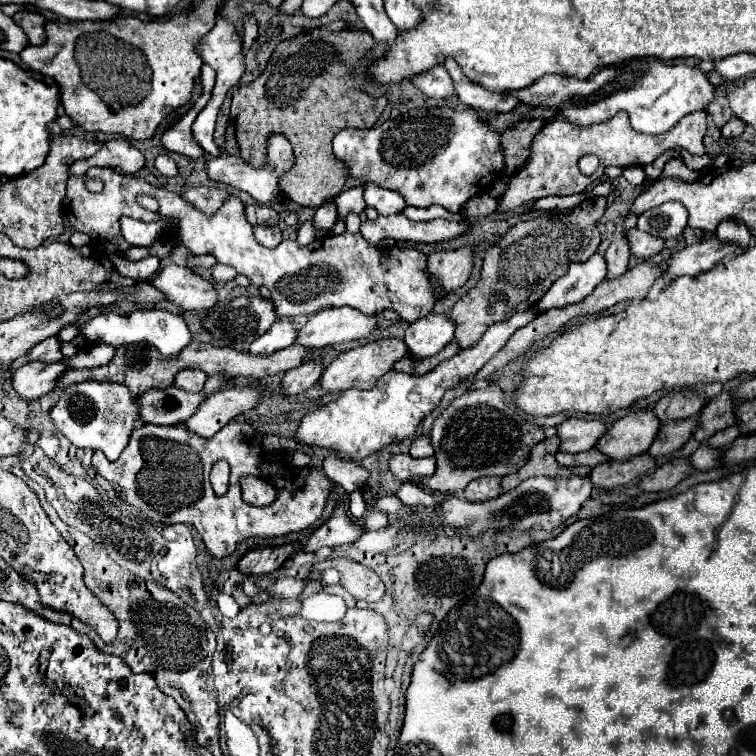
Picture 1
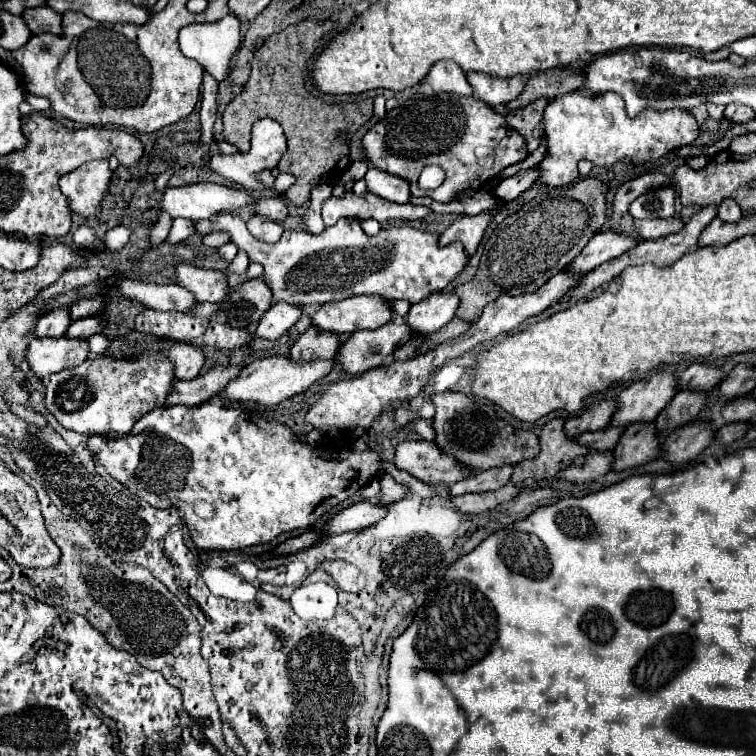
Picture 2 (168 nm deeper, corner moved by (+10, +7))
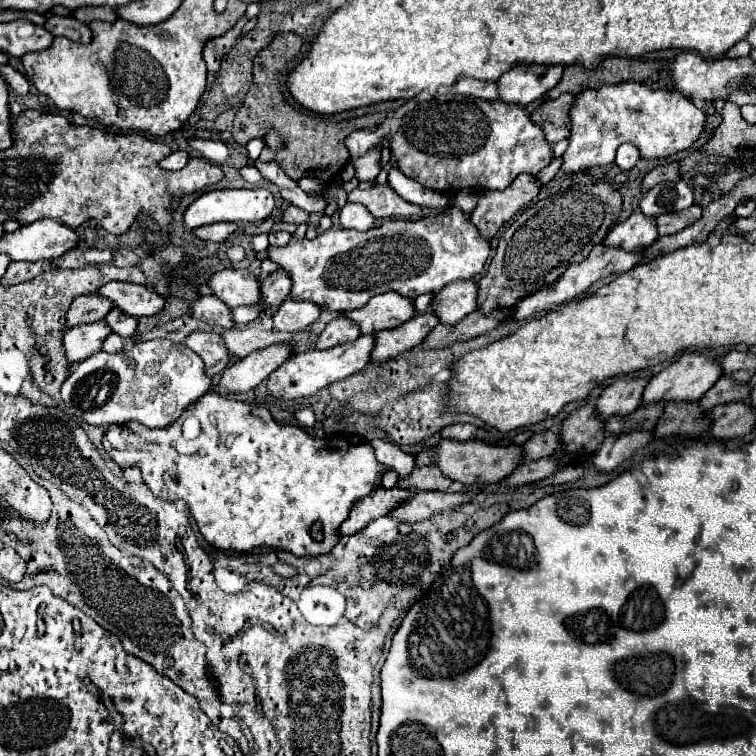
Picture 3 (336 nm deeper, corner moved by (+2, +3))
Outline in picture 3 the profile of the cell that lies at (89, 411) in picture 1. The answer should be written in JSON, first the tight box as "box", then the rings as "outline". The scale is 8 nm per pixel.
{"box":[62,339,212,429],"outline":[[[152,339],[152,341],[136,341],[130,349],[118,353],[100,351],[72,365],[72,371],[62,385],[62,401],[74,417],[80,417],[90,425],[112,425],[112,423],[124,425],[128,421],[140,421],[146,427],[162,429],[174,423],[180,417],[180,413],[194,401],[198,401],[204,393],[208,393],[210,387],[212,381],[206,375],[204,361],[200,355],[196,355],[182,343],[172,343],[168,339]]]}

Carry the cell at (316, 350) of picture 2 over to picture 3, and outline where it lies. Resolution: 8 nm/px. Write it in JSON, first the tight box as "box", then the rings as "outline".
{"box":[316,315,360,349],"outline":[[[340,315],[338,319],[332,319],[326,325],[326,329],[320,333],[316,349],[330,349],[330,347],[336,347],[340,343],[354,341],[356,337],[360,337],[360,327],[352,319]]]}

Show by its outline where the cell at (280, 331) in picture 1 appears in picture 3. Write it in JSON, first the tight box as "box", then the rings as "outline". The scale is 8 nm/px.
{"box":[274,297,320,331],"outline":[[[288,297],[274,315],[274,329],[278,331],[302,331],[320,317],[320,305],[312,301],[294,301]]]}

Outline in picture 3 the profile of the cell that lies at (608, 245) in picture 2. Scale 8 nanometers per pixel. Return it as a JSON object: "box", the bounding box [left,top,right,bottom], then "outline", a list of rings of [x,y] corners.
{"box":[604,209,658,251],"outline":[[[636,209],[628,219],[620,221],[612,227],[604,245],[622,247],[626,251],[632,251],[638,247],[640,249],[650,247],[656,239],[658,239],[656,219],[644,217],[644,213],[640,213],[640,209]]]}

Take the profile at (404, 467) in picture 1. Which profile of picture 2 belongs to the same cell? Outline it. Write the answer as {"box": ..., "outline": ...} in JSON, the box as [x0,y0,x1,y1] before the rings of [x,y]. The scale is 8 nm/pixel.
{"box":[394,441,472,483],"outline":[[[404,441],[396,447],[394,465],[424,483],[456,483],[472,475],[452,457],[444,455],[432,441]]]}

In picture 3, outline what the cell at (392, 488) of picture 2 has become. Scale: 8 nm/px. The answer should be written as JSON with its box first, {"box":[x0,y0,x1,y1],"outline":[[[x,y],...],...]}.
{"box":[398,465,452,493],"outline":[[[416,465],[414,471],[408,477],[402,477],[398,487],[412,489],[412,493],[418,491],[448,491],[452,485],[452,479],[442,475],[442,471],[434,465]]]}

